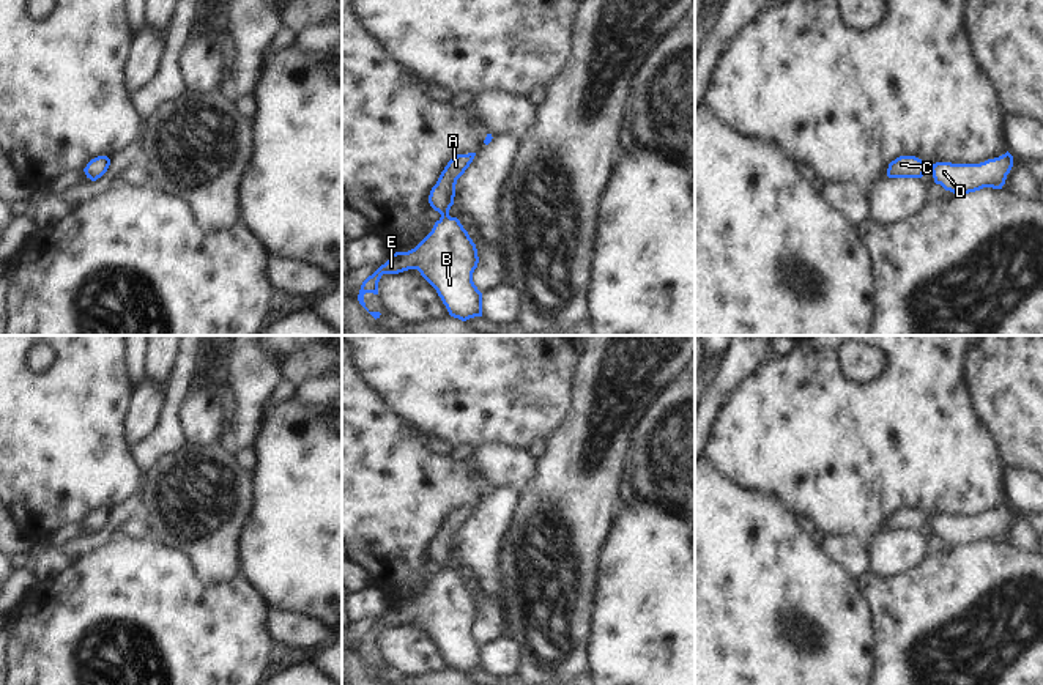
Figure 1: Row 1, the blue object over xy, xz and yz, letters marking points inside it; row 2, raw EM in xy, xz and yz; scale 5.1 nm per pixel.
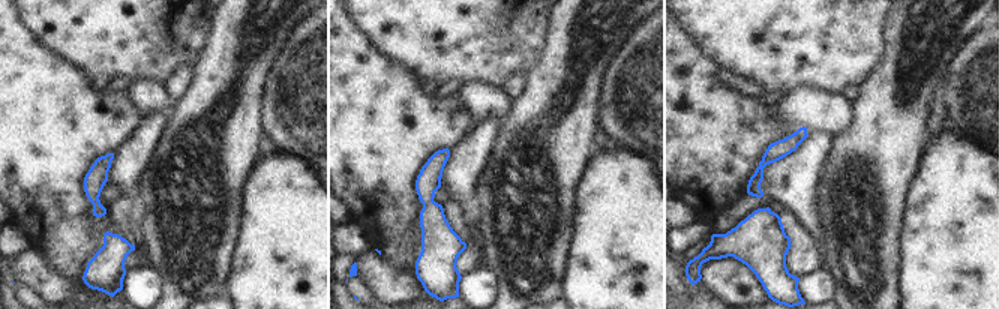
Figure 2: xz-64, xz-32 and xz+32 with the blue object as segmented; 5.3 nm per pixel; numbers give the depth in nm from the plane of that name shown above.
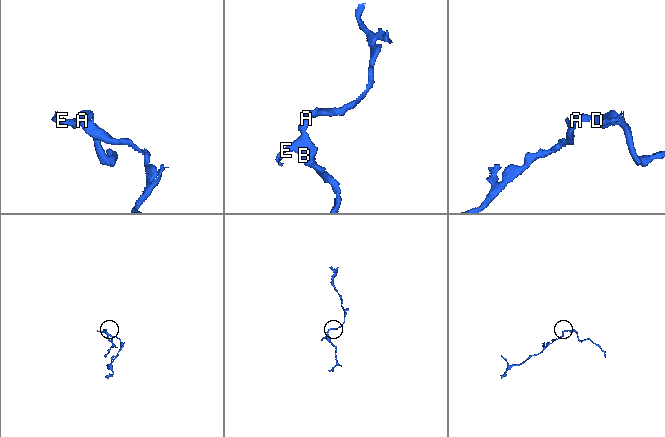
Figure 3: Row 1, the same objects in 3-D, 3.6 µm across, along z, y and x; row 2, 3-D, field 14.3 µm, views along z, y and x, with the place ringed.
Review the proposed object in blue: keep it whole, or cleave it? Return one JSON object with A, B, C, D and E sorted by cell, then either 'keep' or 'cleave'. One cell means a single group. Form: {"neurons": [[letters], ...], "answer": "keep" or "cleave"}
{"neurons": [["A", "B", "C", "D", "E"]], "answer": "keep"}

